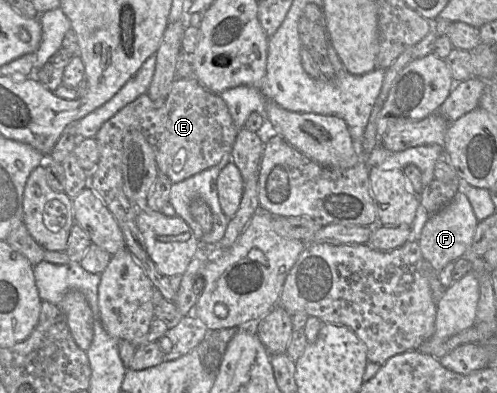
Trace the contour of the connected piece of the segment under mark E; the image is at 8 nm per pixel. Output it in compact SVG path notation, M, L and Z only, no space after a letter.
M176 78L162 106L156 106L147 93L142 94L108 119L94 137L98 144L99 160L96 167L89 173L89 186L115 217L123 233L126 249L140 264L154 287L162 294L165 300L175 302L176 291L172 289L169 277L158 271L147 253L142 234L137 225L137 206L124 193L122 174L123 138L129 130L138 130L142 133L154 152L159 173L166 175L172 183L178 183L217 165L225 154L229 154L232 151L240 129L235 126L228 107L220 94L207 90L196 78Z

